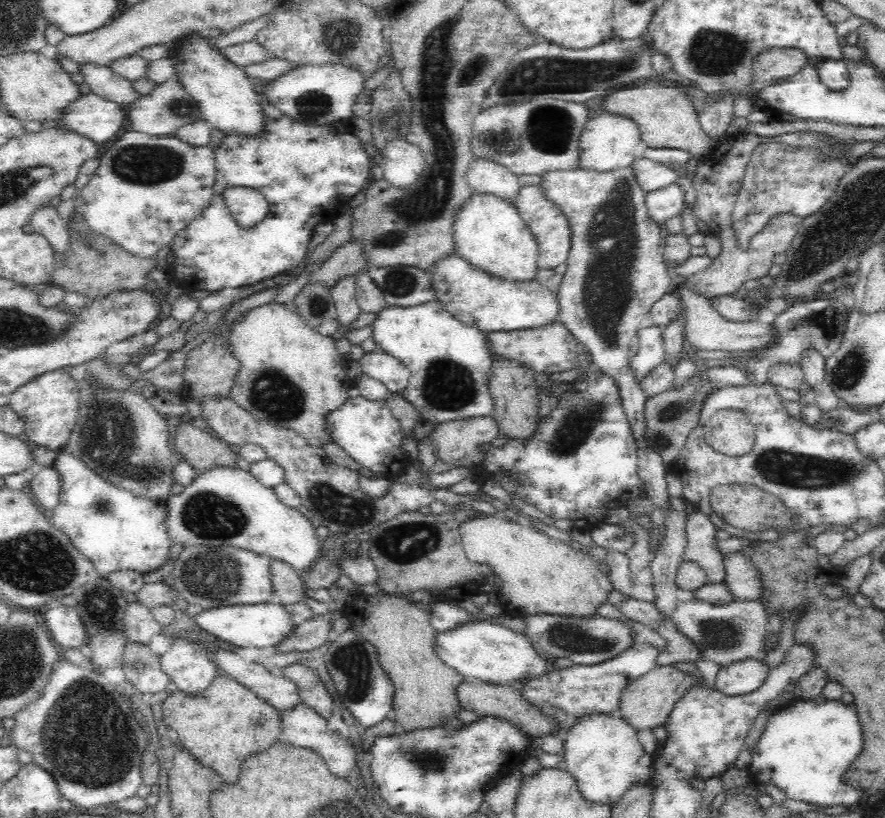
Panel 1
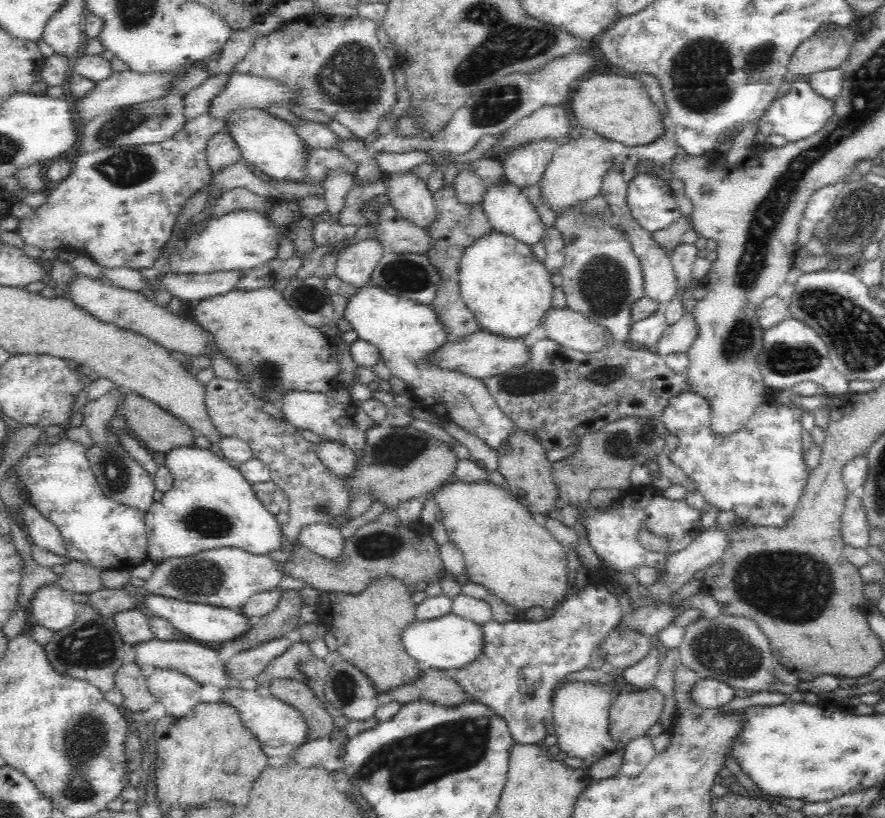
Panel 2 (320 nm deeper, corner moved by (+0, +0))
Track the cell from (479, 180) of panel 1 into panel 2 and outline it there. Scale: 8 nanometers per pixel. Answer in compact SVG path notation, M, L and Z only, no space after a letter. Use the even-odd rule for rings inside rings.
M506 182L488 187L481 204L494 231L510 235L529 247L542 242L547 227L536 212L534 196L522 193L515 184Z

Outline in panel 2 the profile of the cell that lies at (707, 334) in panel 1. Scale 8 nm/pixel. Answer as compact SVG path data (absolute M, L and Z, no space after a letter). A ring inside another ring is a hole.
M684 314L683 317L664 330L658 340L656 353L665 358L672 353L687 353L690 346L697 340L698 328L692 314Z

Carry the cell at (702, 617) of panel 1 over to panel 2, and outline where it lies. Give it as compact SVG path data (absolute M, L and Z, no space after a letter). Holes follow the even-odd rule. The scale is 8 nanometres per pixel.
M723 613L715 620L701 617L685 628L679 649L681 662L701 678L716 679L733 689L751 692L774 691L774 667L778 660L768 646L766 635L760 632L760 627L752 619L726 616Z

